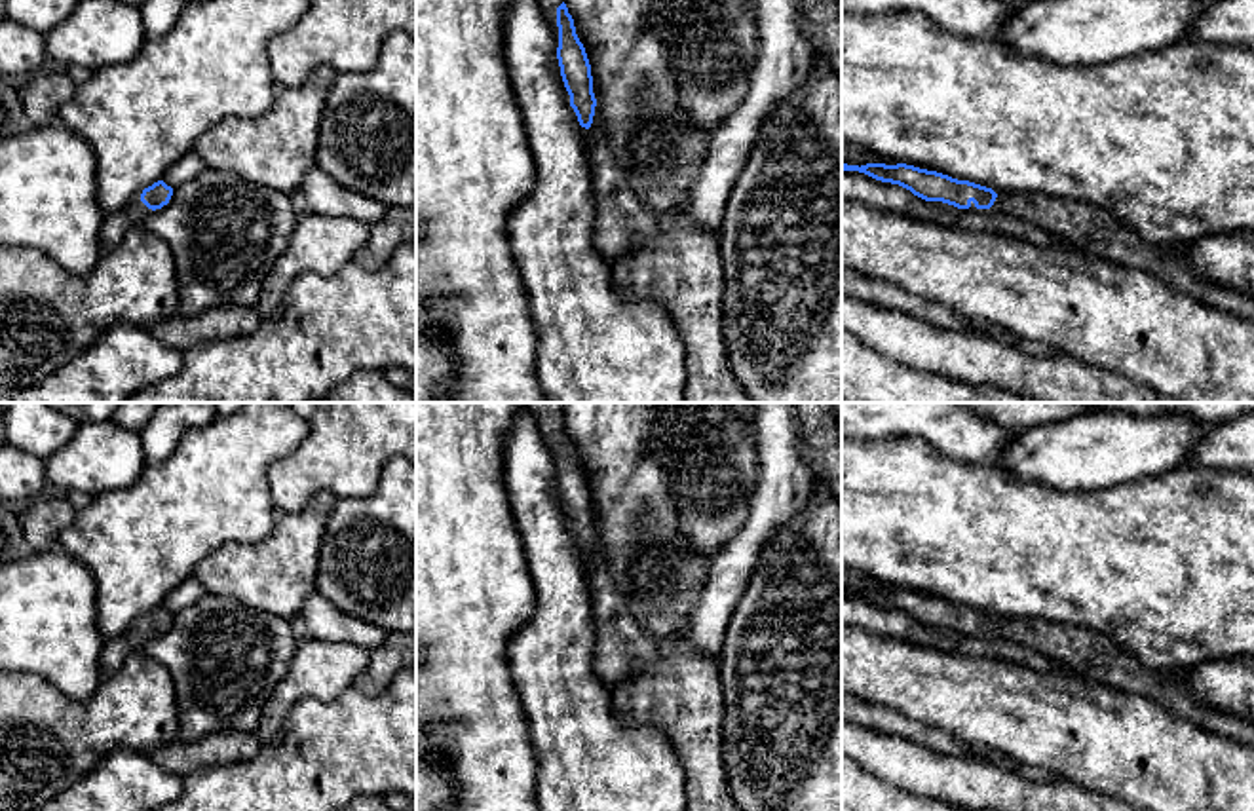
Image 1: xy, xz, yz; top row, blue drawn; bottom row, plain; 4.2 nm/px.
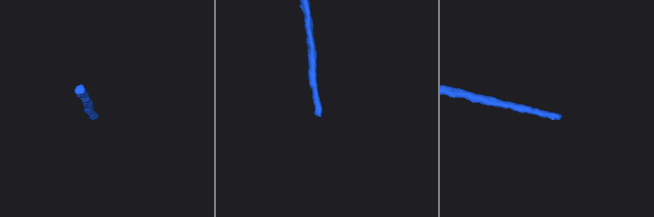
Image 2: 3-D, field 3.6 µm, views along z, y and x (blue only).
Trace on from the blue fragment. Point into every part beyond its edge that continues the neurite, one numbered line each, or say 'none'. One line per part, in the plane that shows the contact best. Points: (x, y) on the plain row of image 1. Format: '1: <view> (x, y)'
1: yz (1091, 654)

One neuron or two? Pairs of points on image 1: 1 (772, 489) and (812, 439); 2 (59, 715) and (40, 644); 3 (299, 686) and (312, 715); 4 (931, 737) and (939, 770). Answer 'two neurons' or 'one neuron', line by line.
1: two neurons
2: two neurons
3: two neurons
4: two neurons

